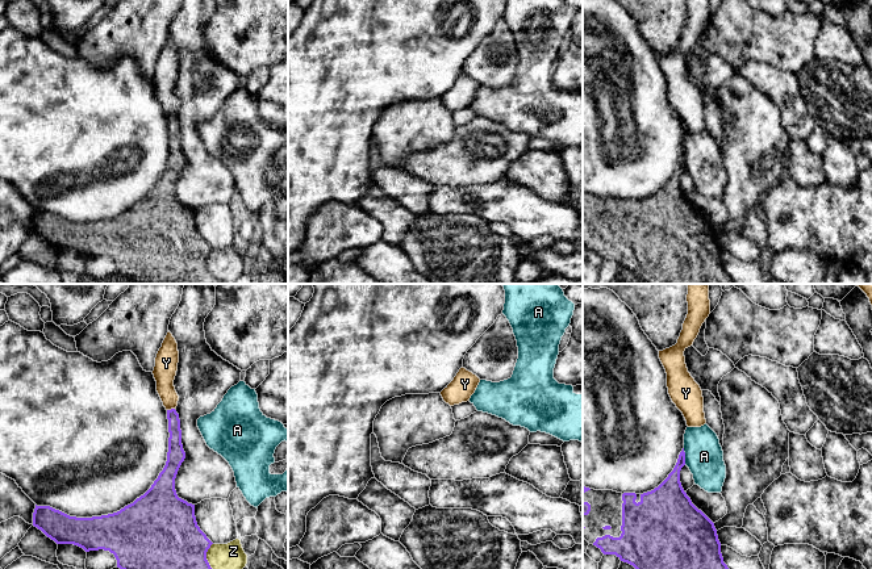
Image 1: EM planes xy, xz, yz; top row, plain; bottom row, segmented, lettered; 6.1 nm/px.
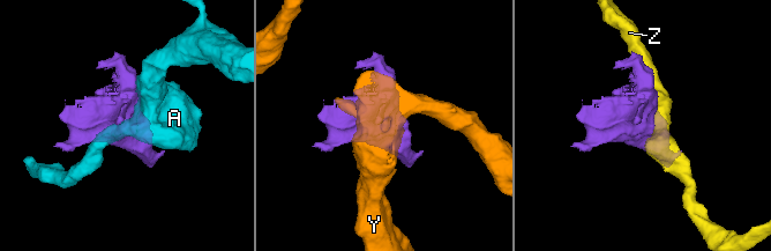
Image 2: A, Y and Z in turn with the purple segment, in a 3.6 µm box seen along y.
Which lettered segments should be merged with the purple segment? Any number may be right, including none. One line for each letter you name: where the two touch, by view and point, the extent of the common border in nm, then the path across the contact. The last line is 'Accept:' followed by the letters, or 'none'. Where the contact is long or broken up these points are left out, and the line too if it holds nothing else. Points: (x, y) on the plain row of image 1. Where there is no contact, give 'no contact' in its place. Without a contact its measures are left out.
Accept: none

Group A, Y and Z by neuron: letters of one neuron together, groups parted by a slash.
A / Y / Z

